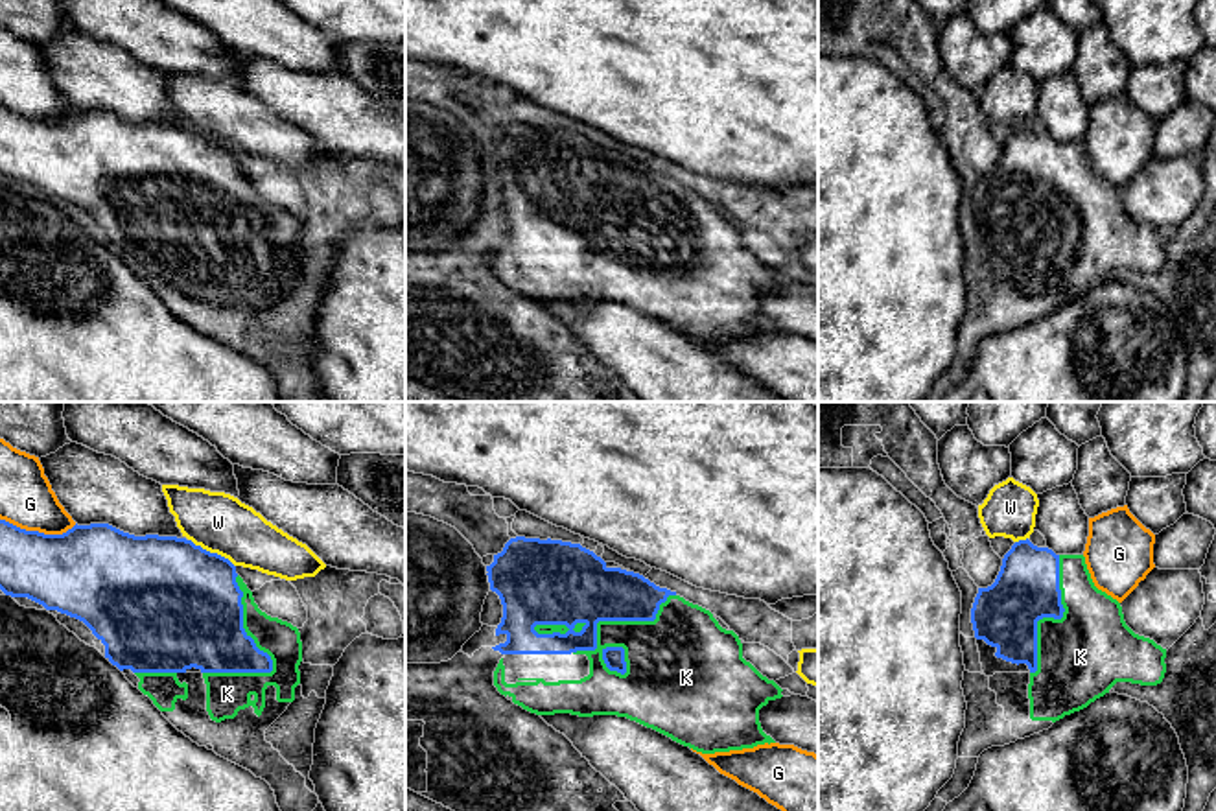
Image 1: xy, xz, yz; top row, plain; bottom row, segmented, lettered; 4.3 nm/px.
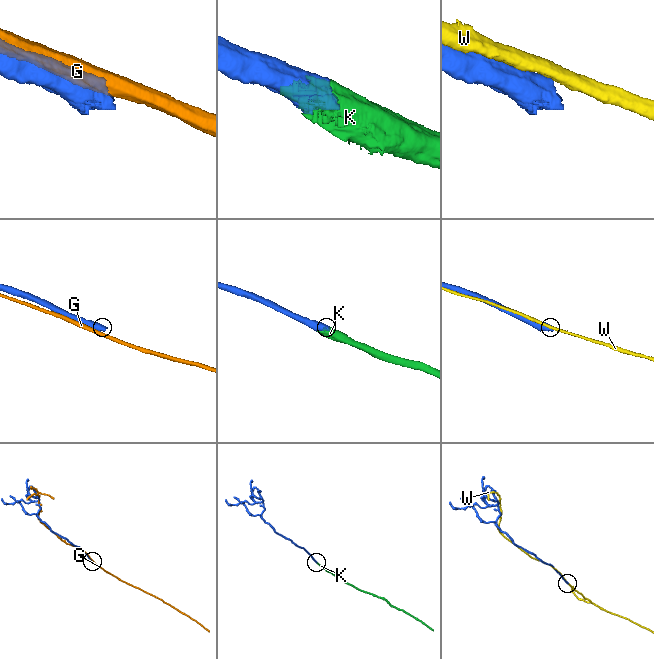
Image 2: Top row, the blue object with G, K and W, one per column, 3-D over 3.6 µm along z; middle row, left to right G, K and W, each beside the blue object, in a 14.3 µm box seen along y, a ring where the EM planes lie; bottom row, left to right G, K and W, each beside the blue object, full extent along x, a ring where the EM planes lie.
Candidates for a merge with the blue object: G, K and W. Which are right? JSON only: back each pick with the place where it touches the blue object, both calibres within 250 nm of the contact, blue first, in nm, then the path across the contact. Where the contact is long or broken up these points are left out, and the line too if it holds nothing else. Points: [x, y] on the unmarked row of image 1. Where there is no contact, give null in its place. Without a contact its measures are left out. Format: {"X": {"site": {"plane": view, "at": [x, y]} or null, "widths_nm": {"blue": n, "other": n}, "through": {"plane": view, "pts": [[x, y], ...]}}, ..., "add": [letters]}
{"K": {"site": {"plane": "xy", "at": [269, 244]}, "widths_nm": {"blue": 280, "other": 180}}, "add": ["K"]}

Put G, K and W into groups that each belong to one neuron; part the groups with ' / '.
G / K / W

